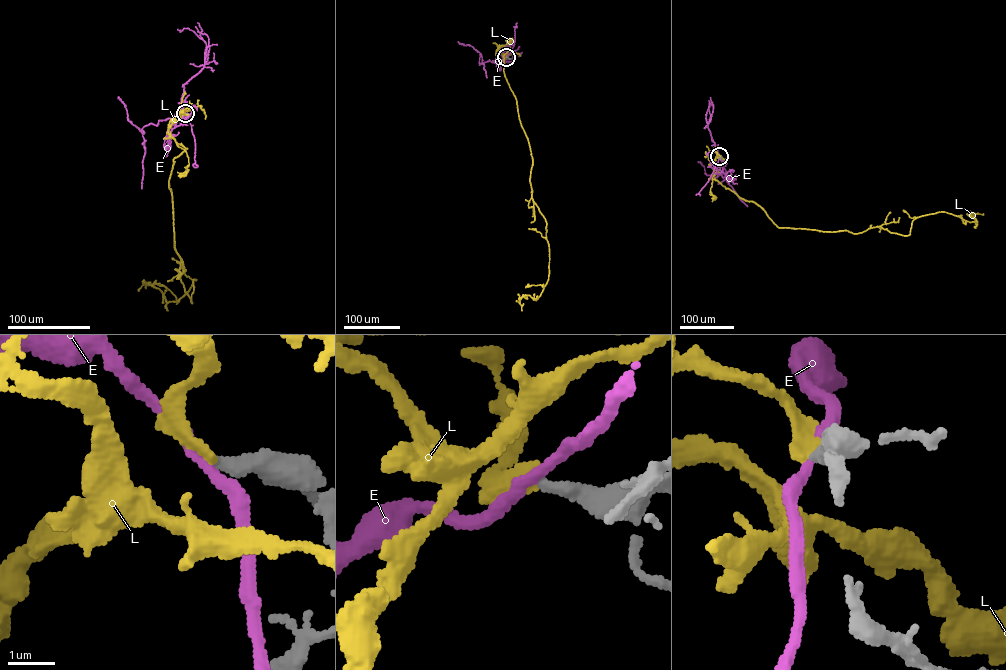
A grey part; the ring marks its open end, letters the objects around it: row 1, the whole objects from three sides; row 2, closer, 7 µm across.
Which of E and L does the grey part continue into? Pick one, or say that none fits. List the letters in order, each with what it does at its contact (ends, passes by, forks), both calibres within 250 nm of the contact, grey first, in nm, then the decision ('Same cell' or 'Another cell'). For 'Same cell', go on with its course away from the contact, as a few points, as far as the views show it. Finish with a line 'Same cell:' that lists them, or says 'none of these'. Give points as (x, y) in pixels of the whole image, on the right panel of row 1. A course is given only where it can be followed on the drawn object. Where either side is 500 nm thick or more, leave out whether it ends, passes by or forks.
E: It passes by. Thickness 280 nm (grey) against 240 nm. Another cell
L: It ends there. Thickness 280 nm (grey) against 280 nm. Same cell. Its course: (719, 156), (714, 160), (716, 172), (710, 191), (713, 198)
Same cell: L

